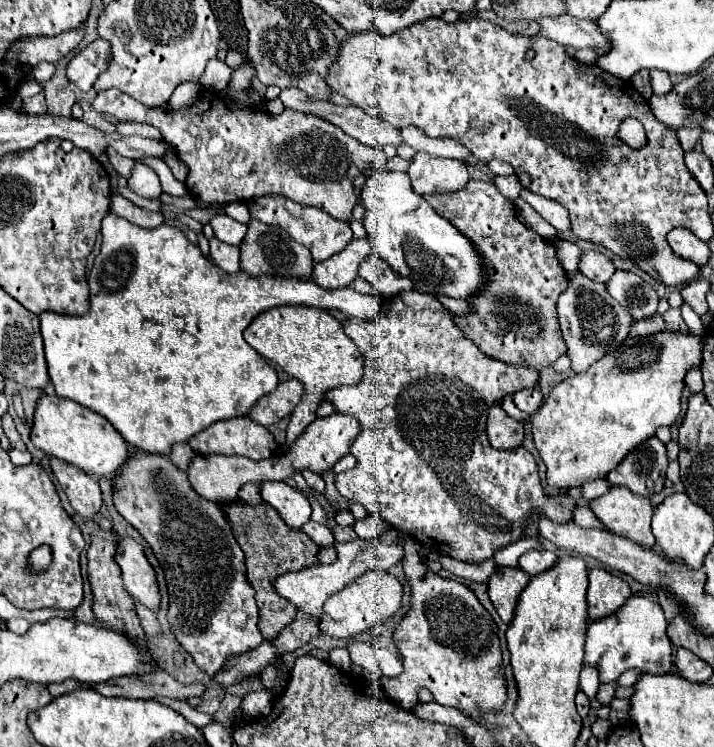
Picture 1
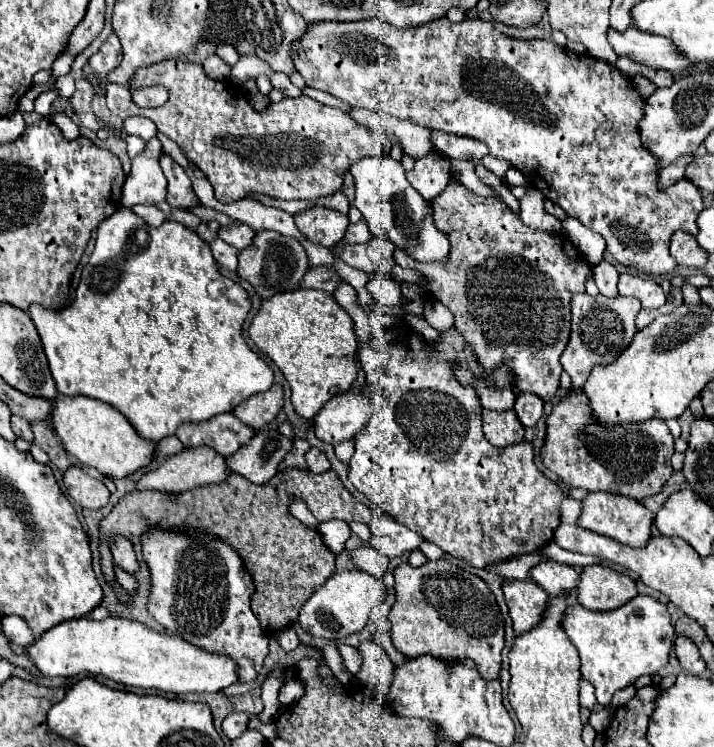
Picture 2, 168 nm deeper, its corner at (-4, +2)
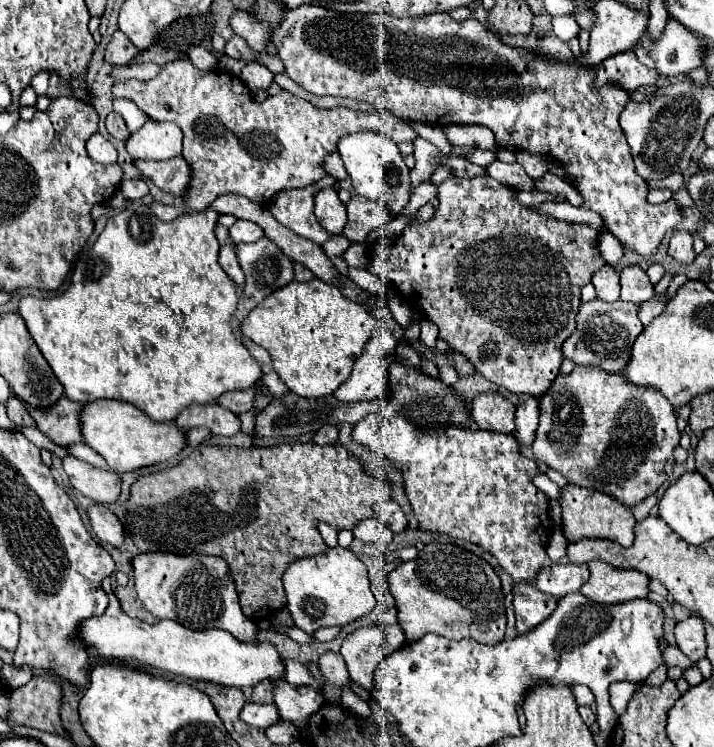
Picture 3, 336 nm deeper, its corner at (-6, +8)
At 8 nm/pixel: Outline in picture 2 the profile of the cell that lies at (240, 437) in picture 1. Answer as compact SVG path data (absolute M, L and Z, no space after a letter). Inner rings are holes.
M226 412L226 414L218 414L210 420L204 420L204 422L188 422L188 424L182 424L178 430L176 430L176 436L180 438L180 442L186 446L186 448L194 448L194 446L210 446L214 448L216 452L224 454L226 458L232 456L240 446L246 446L246 442L250 442L254 438L254 428L246 426L244 422L240 422L238 418L234 418L232 412Z

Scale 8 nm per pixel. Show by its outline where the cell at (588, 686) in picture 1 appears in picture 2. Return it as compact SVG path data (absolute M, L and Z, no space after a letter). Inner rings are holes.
M582 680L580 682L580 706L584 708L596 708L596 696L594 696L594 686L590 686L590 682Z

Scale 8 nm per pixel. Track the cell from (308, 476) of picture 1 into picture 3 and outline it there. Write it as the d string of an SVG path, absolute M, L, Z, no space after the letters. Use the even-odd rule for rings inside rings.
M324 426L314 436L316 444L336 444L338 442L338 428L336 426Z

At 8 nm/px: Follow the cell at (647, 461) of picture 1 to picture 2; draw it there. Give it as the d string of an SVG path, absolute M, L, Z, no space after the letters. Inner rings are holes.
M574 390L570 392L560 404L554 406L552 414L548 416L548 436L546 436L546 446L542 448L542 458L544 466L552 472L556 472L568 486L574 488L584 488L588 492L618 492L622 496L632 496L636 500L644 500L646 496L658 494L668 478L672 476L672 466L670 458L674 454L674 438L664 424L664 420L648 420L642 424L624 424L624 426L600 426L590 418L590 406L588 398L580 392Z

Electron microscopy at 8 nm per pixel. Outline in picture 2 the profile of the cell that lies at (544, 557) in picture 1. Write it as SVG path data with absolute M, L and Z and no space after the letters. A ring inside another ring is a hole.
M544 560L536 564L530 570L530 576L548 596L570 592L578 584L578 574L568 564L560 564L556 560Z

